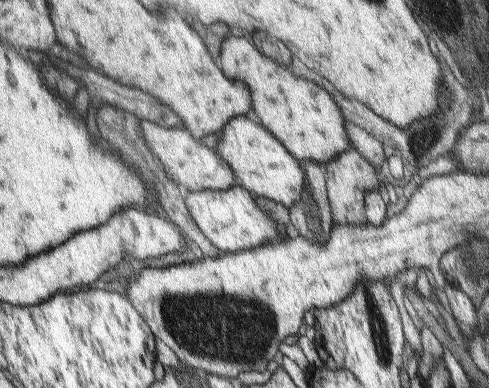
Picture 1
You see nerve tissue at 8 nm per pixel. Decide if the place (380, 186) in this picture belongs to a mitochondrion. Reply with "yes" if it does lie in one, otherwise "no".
no

